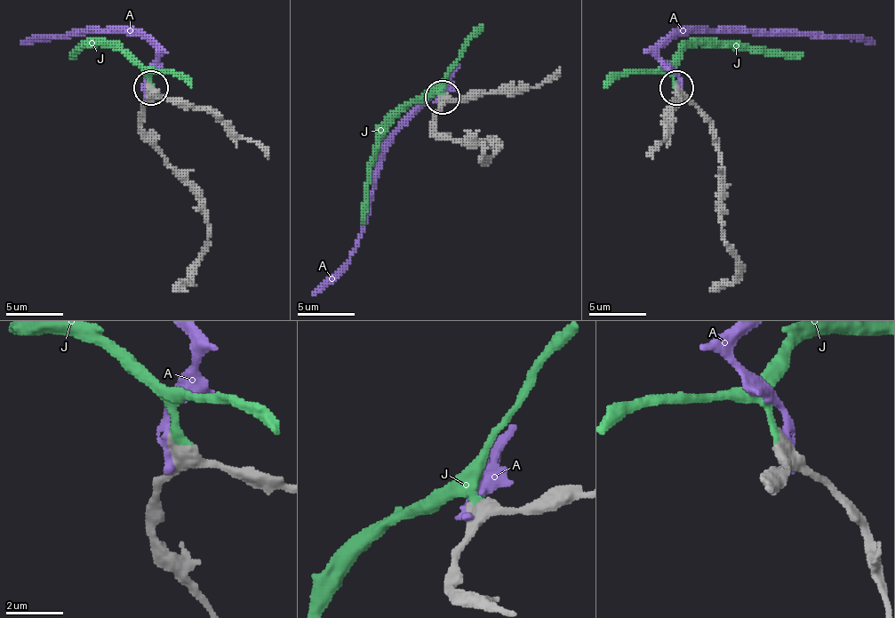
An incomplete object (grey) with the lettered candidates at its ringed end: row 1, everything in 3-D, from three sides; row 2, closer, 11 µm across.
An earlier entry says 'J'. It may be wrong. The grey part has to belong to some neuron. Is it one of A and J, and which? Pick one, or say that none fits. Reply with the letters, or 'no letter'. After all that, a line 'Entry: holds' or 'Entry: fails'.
J
Entry: holds

